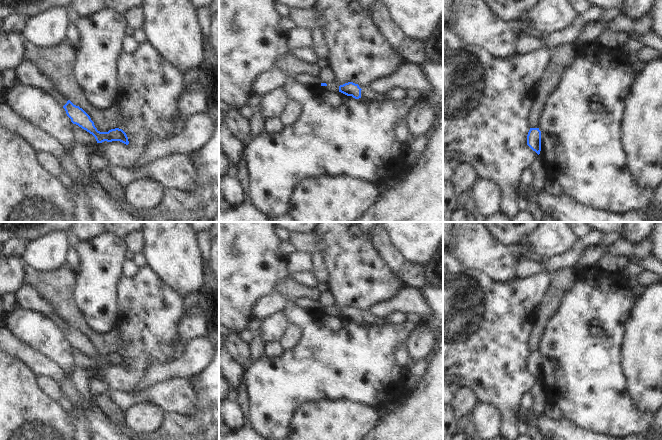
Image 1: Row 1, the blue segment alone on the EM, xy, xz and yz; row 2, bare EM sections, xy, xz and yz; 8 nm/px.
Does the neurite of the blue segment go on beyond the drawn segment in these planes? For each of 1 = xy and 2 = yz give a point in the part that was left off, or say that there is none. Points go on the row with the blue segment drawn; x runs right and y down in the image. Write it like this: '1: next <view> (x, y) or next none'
1: next none
2: next none

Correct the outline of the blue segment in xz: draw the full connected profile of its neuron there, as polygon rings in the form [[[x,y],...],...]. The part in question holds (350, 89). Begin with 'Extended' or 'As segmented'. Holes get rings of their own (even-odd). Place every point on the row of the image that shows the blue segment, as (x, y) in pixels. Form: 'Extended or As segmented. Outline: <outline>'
Extended. Outline: [[[353,82],[340,85],[339,92],[347,96],[352,96],[355,99],[364,98],[367,101],[383,101],[389,99],[386,94],[373,92],[369,87],[361,89],[358,84]]]

